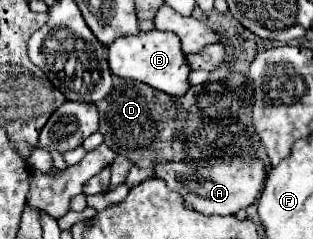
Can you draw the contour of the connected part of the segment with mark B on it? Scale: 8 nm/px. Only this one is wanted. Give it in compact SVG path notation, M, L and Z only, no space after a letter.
M153 30L153 32L141 32L137 36L117 38L111 46L107 46L107 54L109 54L109 58L107 58L109 68L119 78L145 82L151 88L171 94L175 98L181 98L191 88L191 82L189 82L191 70L187 66L187 60L185 60L177 34Z

